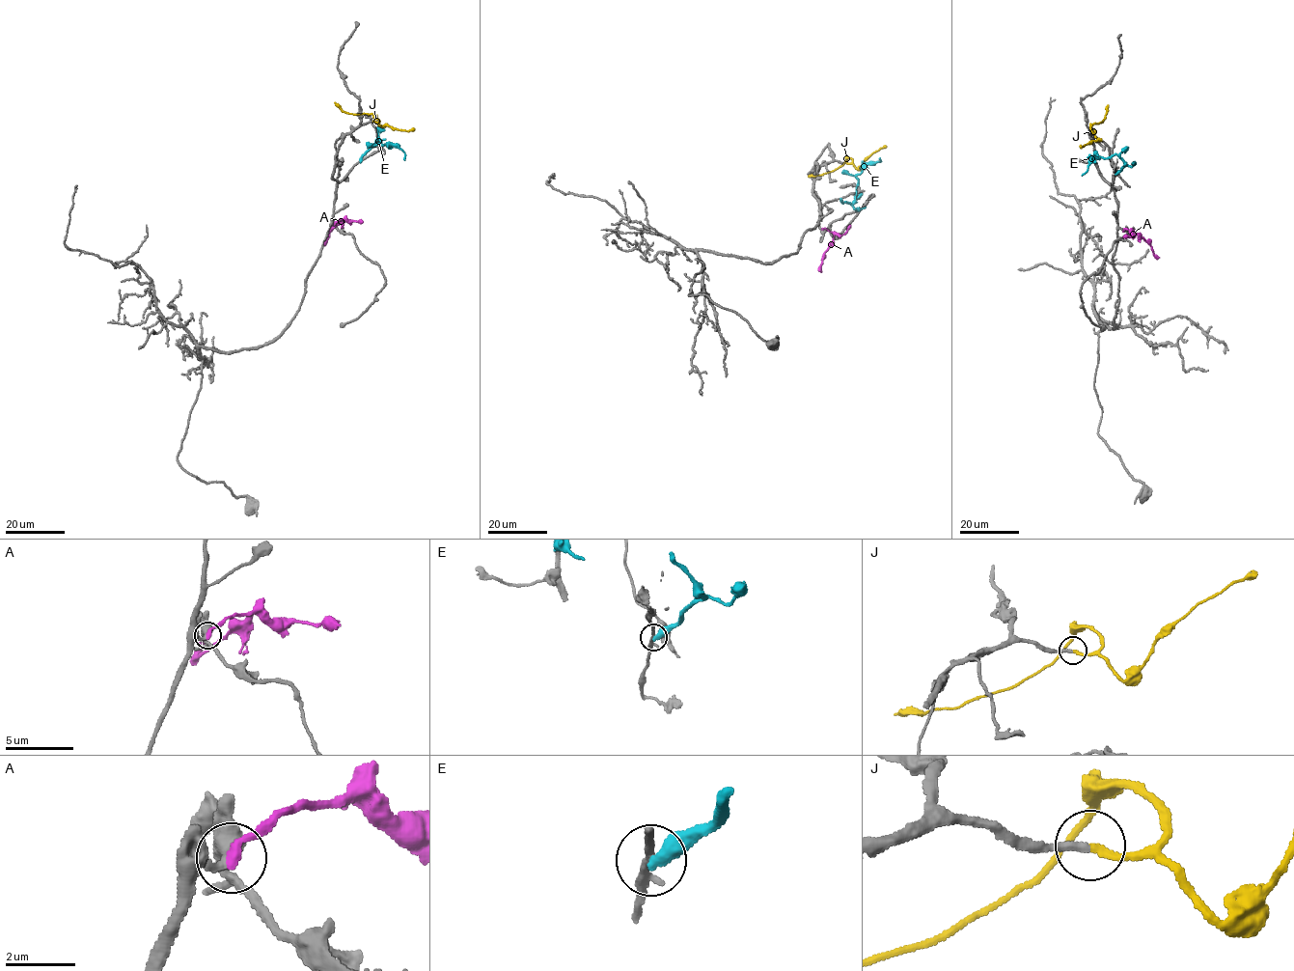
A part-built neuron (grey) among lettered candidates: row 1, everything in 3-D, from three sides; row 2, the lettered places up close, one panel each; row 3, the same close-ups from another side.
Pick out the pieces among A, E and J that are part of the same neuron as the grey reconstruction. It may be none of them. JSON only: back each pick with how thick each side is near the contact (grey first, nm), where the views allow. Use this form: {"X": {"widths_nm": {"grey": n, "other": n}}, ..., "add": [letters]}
{"J": {"widths_nm": {"grey": 220, "other": 240}}, "add": ["J"]}

